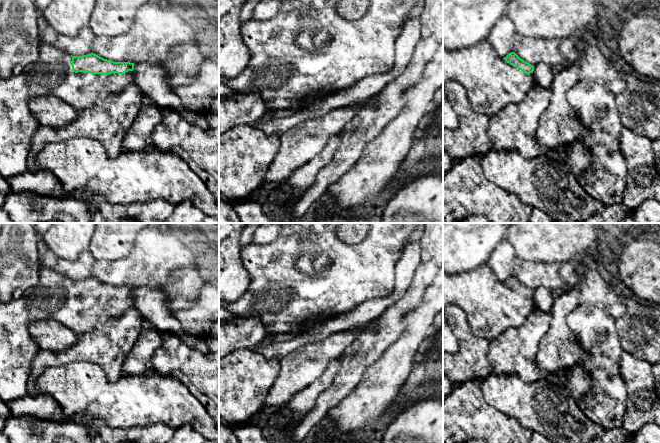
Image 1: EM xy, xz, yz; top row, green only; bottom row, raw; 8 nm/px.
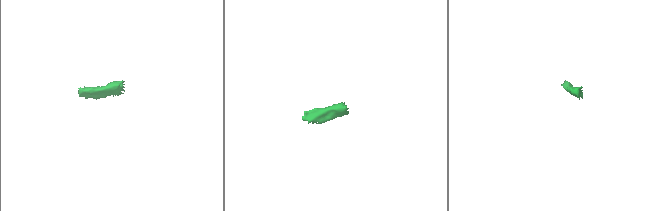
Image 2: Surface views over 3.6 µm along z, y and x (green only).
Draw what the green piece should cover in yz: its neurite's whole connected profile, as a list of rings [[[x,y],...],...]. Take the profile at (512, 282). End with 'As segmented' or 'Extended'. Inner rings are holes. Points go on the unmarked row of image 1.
[[[486,263],[468,272],[443,272],[443,352],[452,352],[455,348],[455,339],[444,315],[447,305],[454,304],[463,309],[474,335],[490,341],[509,328],[520,327],[525,322],[536,307],[533,295],[534,290],[515,276],[500,281]]]. Extended

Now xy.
[[[41,265],[39,280],[22,296],[8,303],[0,303],[0,399],[8,404],[27,394],[31,362],[39,350],[30,335],[30,324],[55,320],[76,334],[94,331],[98,324],[116,320],[134,307],[134,287],[114,286],[93,276],[72,280],[55,270],[55,265]]]. Extended

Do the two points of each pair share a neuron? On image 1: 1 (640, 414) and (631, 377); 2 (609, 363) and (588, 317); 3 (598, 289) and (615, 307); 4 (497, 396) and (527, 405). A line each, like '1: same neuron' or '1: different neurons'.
1: same neuron
2: same neuron
3: same neuron
4: same neuron

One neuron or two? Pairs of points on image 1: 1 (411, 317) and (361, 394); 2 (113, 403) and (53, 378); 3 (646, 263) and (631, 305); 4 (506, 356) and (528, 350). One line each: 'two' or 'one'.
1: one
2: one
3: two
4: one

